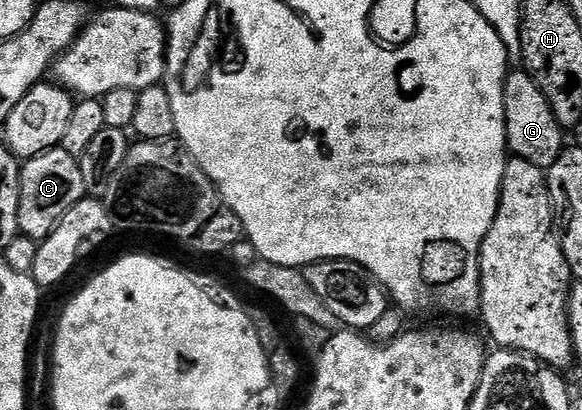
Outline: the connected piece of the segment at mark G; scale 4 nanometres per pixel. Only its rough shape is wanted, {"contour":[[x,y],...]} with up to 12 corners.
{"contour":[[508,71],[503,101],[510,155],[544,170],[565,130],[541,86]]}

